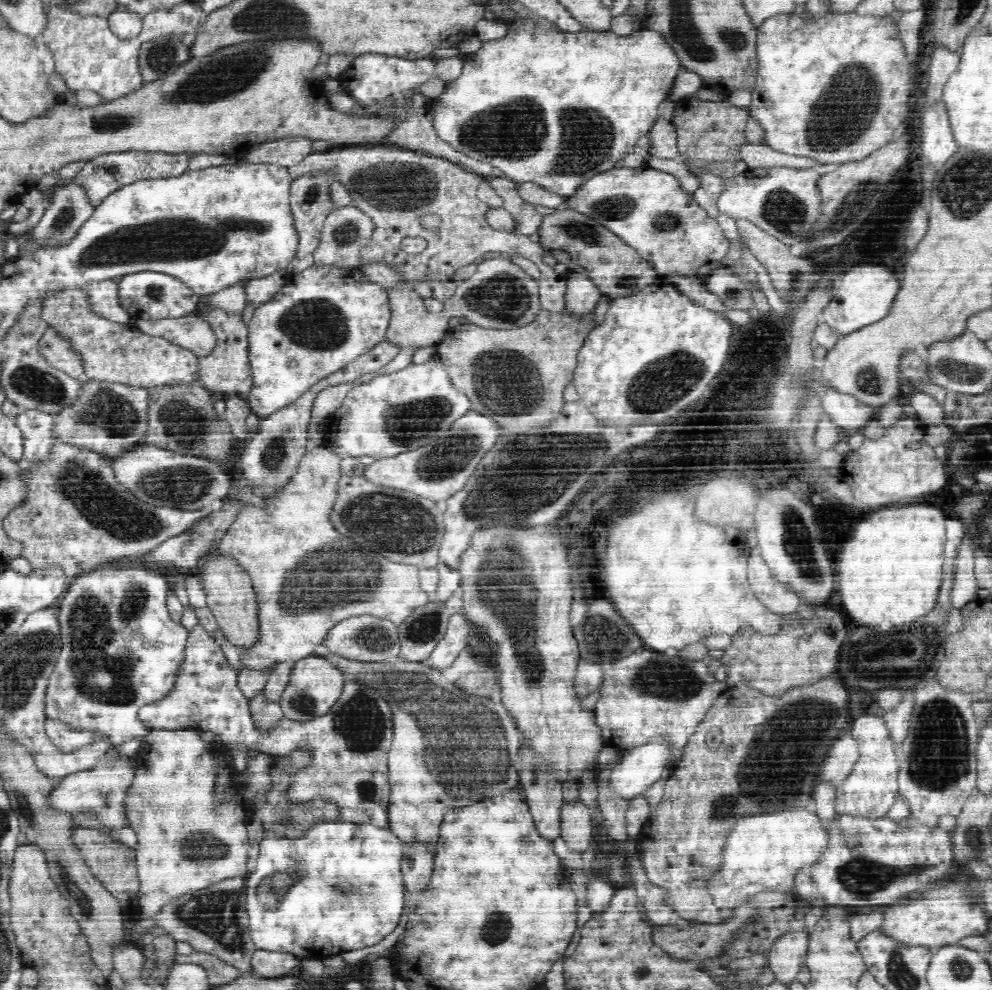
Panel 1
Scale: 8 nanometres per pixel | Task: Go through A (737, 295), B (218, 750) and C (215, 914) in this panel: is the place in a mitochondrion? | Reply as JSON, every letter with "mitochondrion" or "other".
{"A":"mitochondrion","B":"other","C":"mitochondrion"}

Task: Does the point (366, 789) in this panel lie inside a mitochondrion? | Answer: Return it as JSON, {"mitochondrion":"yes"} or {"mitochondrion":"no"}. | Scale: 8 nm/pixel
{"mitochondrion":"yes"}

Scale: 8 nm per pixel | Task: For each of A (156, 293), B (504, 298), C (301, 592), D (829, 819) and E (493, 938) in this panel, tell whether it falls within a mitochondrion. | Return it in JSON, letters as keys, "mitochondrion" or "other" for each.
{"A":"mitochondrion","B":"mitochondrion","C":"mitochondrion","D":"other","E":"mitochondrion"}

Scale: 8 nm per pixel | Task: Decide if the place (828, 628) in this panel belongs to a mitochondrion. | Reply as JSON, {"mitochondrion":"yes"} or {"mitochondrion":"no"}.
{"mitochondrion":"yes"}

